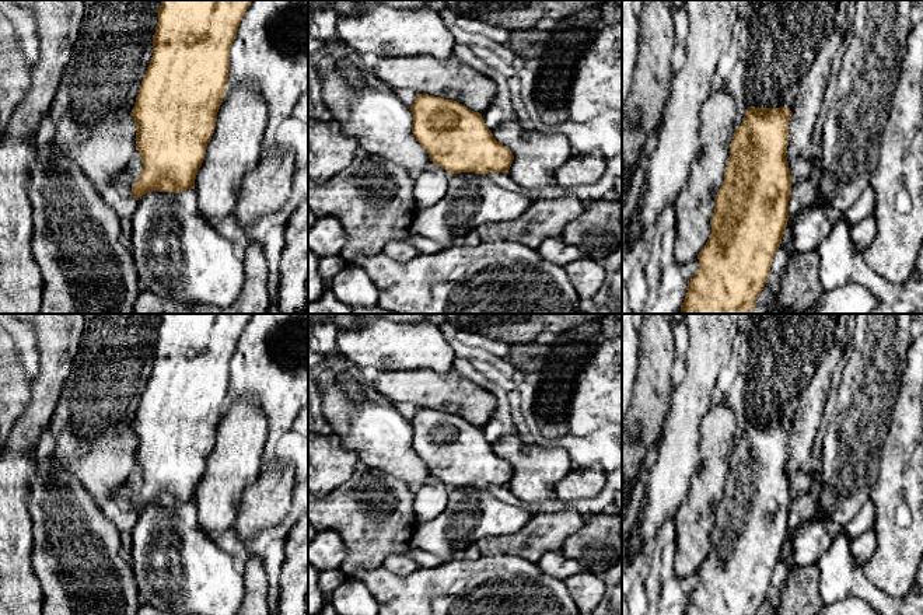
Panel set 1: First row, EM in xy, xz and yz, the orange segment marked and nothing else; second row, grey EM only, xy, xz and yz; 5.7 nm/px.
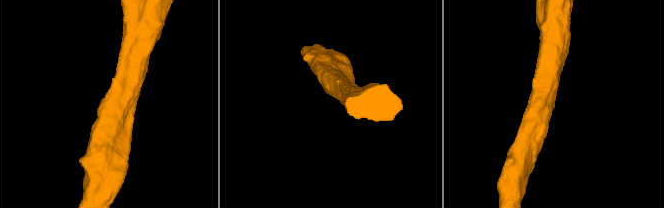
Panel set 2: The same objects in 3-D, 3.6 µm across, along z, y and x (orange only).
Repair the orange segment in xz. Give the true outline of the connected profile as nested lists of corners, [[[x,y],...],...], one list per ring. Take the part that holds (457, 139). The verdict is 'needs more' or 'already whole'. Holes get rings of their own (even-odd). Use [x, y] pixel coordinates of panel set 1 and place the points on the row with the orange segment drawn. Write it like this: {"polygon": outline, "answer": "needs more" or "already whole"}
{"polygon": [[[419,94],[410,105],[412,133],[430,161],[447,172],[507,172],[514,156],[486,126],[482,113],[454,99]]], "answer": "already whole"}

